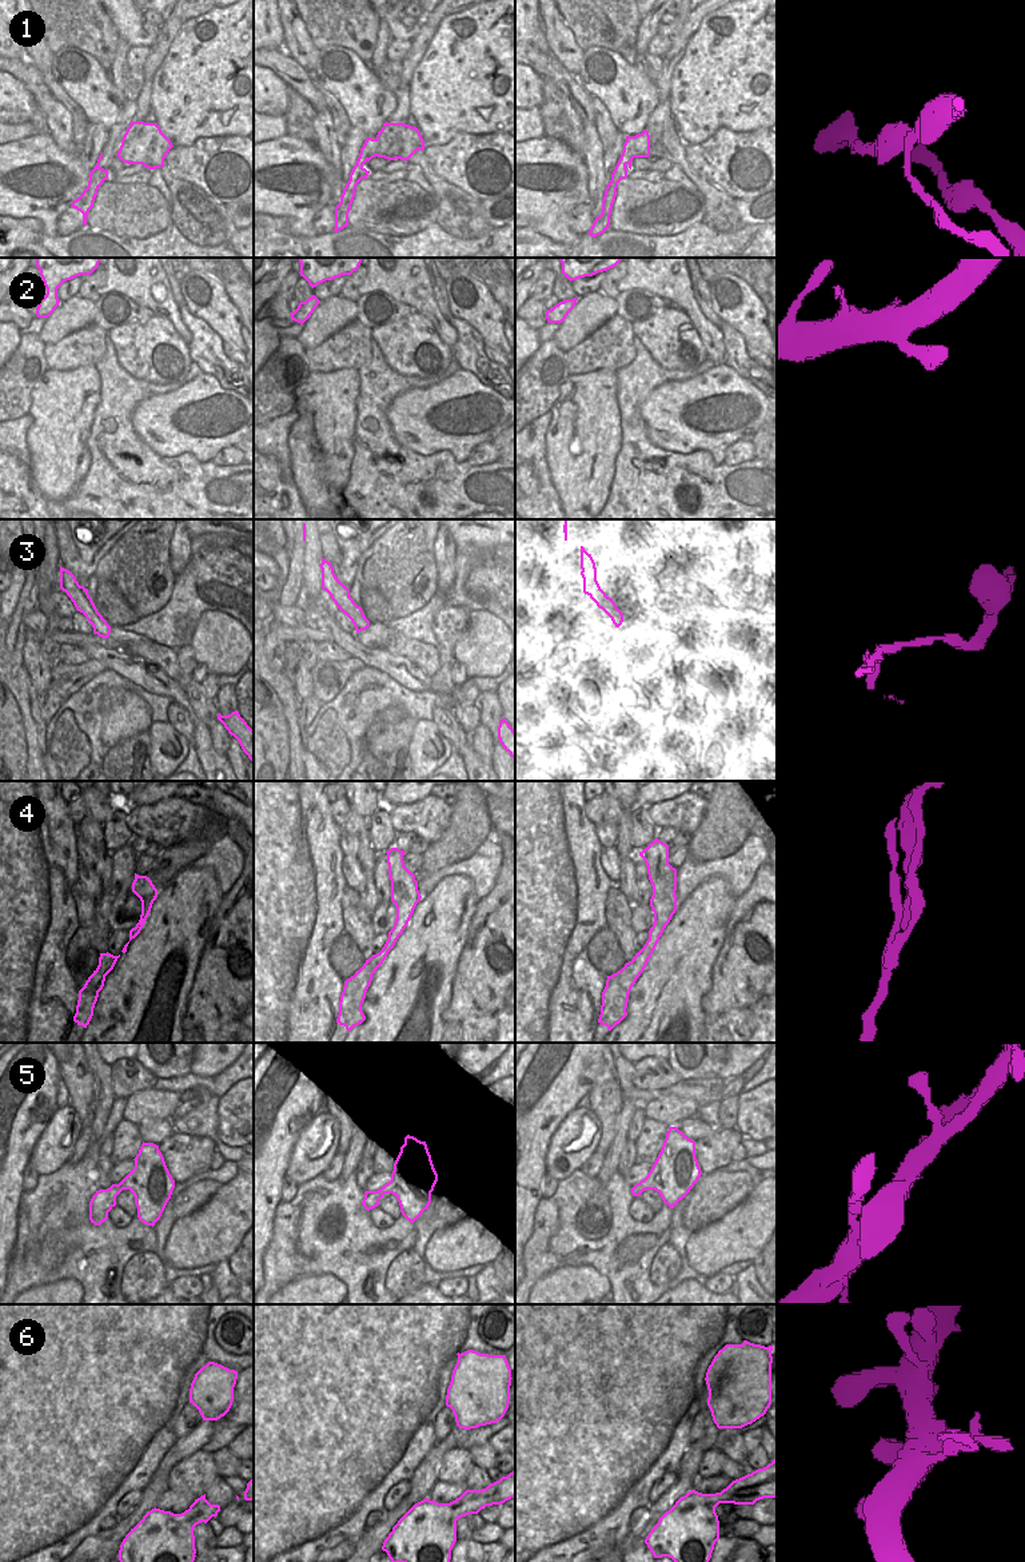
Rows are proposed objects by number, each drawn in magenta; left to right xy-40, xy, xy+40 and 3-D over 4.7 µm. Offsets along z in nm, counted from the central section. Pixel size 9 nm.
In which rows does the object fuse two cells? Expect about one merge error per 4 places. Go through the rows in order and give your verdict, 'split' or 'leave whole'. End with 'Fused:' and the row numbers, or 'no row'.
1: split
2: leave whole
3: split
4: split
5: leave whole
6: leave whole
Fused: 1, 3, 4

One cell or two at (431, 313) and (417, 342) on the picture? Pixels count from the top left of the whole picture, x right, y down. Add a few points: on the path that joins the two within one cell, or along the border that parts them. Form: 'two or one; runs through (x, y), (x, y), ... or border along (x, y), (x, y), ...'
two; border along (414, 310), (430, 321), (438, 337), (446, 345)

